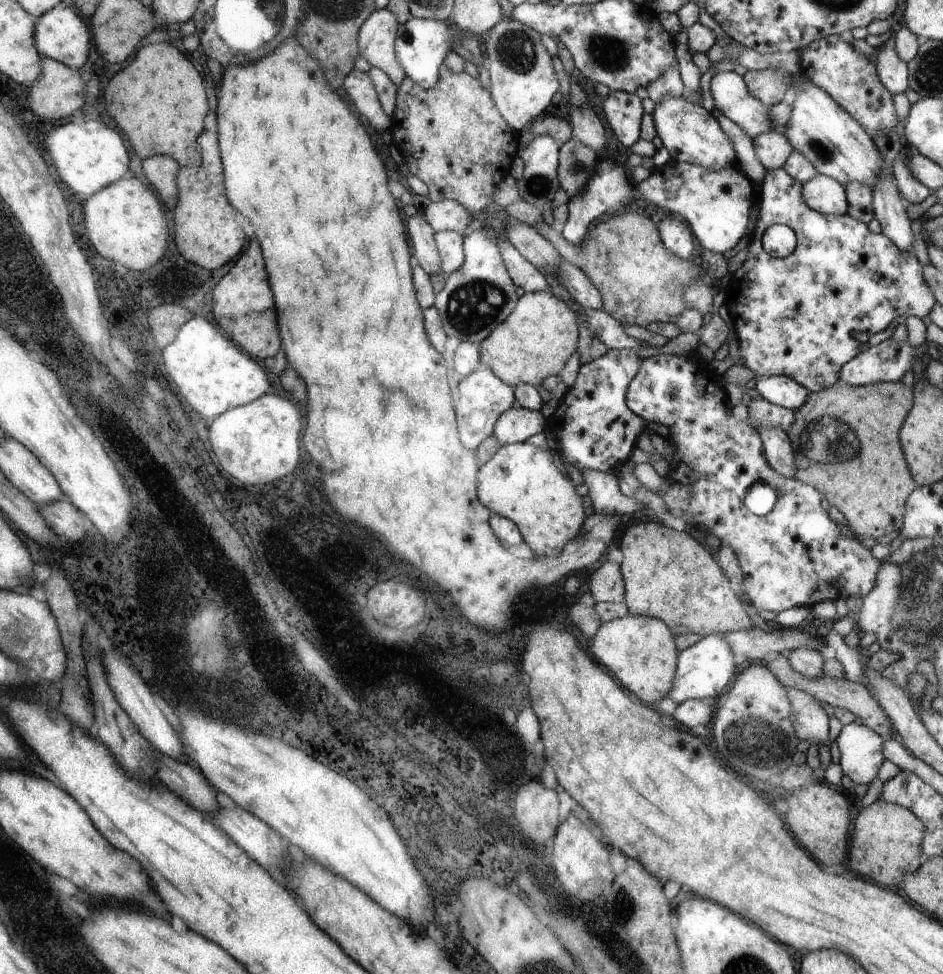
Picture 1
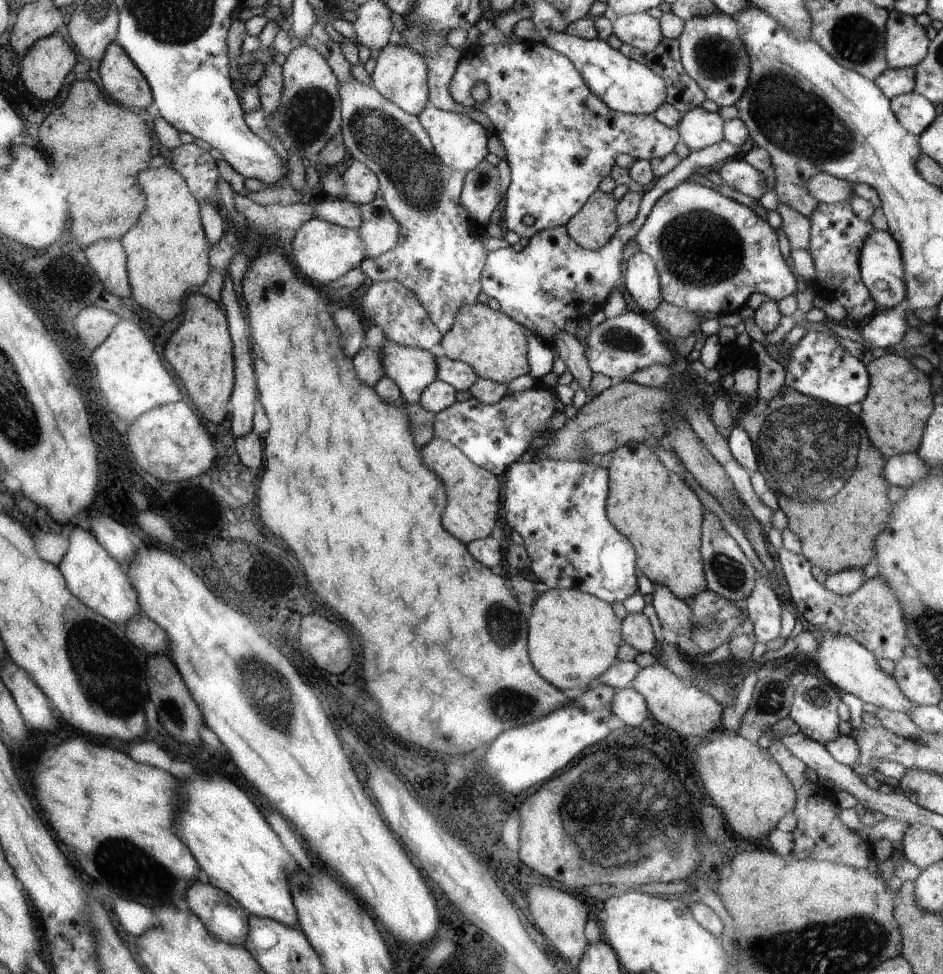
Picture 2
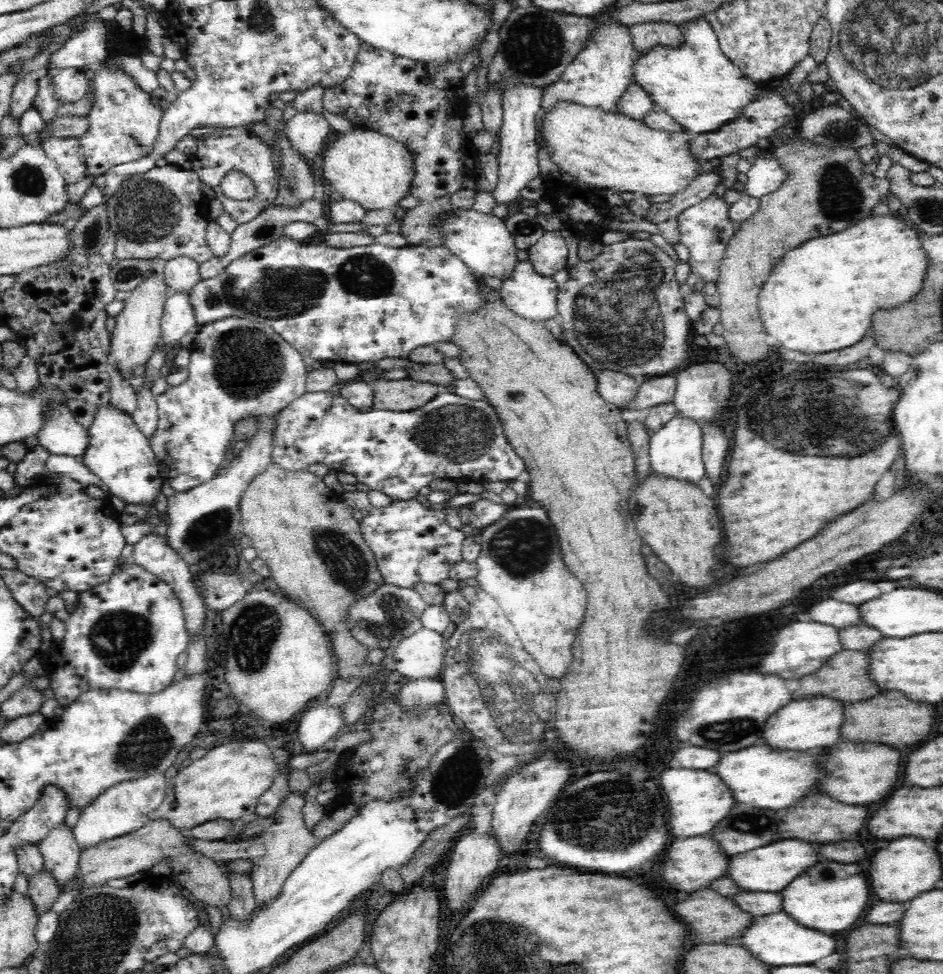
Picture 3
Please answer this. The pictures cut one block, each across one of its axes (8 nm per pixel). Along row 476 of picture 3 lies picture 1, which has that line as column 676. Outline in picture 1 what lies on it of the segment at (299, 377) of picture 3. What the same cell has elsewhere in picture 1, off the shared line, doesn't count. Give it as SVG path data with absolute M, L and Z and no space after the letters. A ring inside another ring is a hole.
M671 159L663 167L656 166L653 173L638 186L640 198L643 201L656 206L656 208L664 208L670 214L682 215L689 222L699 249L725 255L728 251L732 251L736 242L746 234L746 228L750 222L748 212L750 212L754 190L752 190L752 184L748 177L738 168L729 167L721 171L711 171L698 165Z

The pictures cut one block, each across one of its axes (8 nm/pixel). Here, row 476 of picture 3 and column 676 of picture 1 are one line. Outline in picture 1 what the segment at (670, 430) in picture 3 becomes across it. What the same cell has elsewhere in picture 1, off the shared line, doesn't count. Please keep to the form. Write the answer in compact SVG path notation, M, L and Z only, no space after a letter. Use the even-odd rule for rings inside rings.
M712 633L702 637L696 644L683 650L677 659L677 672L673 686L666 697L671 698L676 704L688 699L717 698L730 692L735 685L736 664L726 634Z

